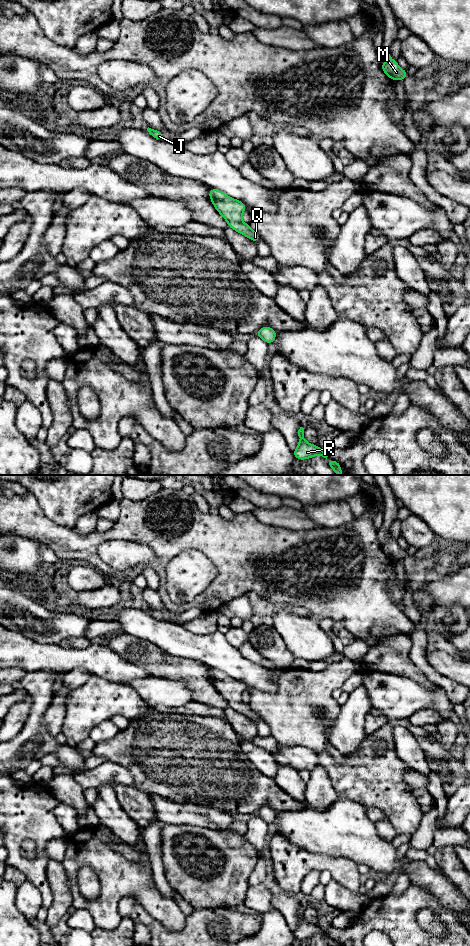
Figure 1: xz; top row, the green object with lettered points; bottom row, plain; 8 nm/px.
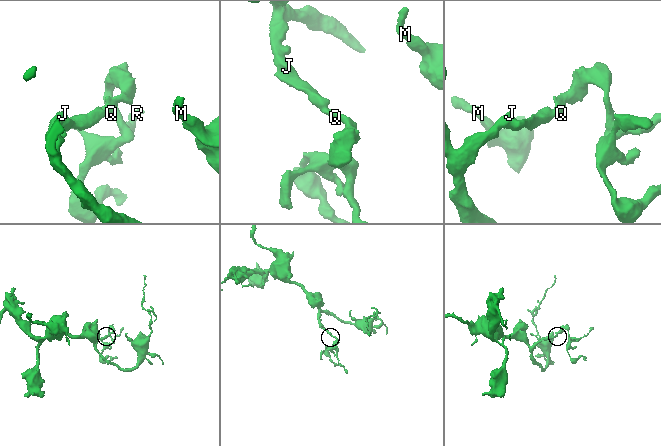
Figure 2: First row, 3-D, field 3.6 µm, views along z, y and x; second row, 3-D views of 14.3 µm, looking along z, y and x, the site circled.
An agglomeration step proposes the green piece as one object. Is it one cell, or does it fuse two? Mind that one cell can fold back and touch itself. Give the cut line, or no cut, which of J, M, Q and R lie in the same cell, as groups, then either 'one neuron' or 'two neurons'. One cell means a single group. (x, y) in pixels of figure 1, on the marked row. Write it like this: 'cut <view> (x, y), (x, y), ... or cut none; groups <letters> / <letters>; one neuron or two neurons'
cut none; groups J M Q R; one neuron

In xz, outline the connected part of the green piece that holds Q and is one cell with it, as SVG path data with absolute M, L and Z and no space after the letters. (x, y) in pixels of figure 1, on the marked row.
M210 188L209 190L209 198L215 209L228 222L228 227L243 234L254 242L262 240L262 238L250 228L249 224L242 222L242 213L247 210L244 203L213 188Z

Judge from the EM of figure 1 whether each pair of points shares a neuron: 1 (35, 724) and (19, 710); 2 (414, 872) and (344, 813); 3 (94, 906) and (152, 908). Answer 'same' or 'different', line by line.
1: different
2: same
3: same

